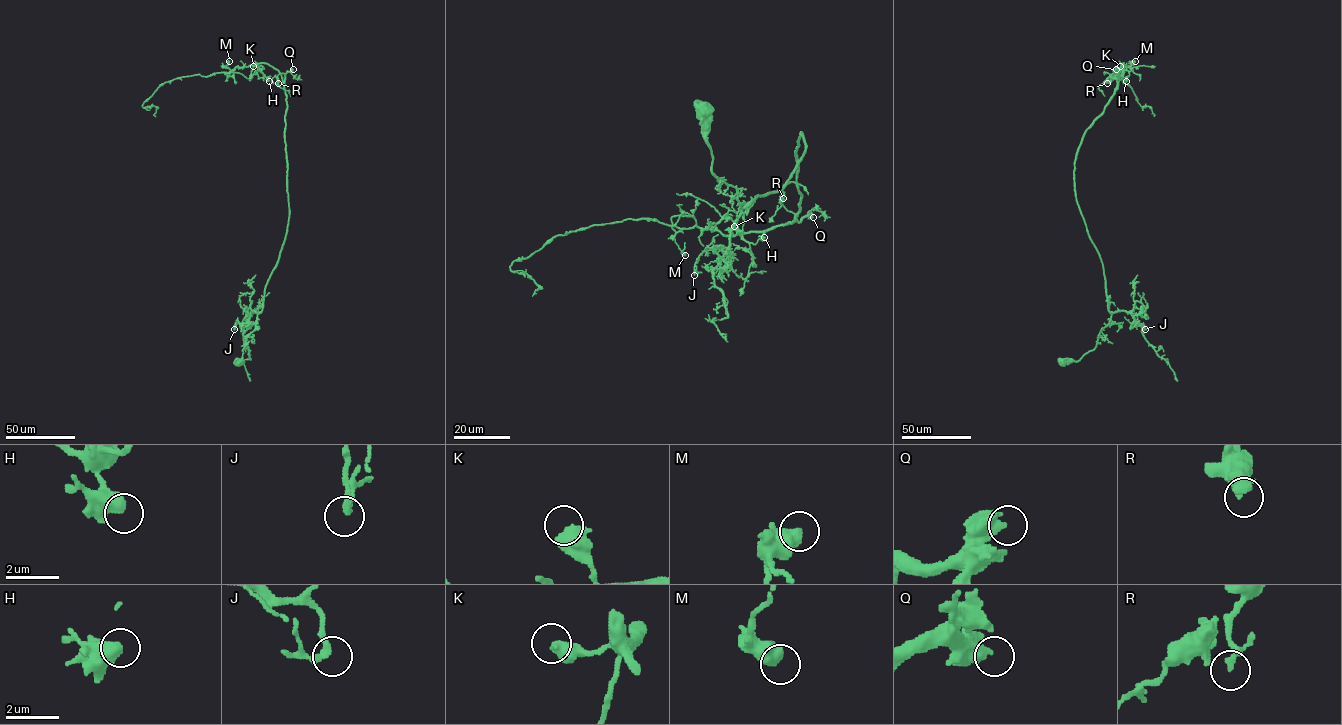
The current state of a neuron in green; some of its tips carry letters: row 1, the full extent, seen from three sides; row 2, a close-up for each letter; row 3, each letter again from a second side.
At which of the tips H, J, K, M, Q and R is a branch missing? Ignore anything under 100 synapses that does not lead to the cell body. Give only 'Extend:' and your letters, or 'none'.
Extend: Q

